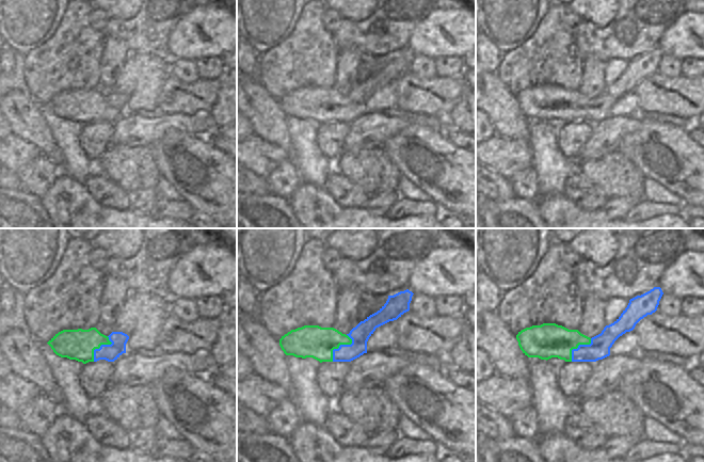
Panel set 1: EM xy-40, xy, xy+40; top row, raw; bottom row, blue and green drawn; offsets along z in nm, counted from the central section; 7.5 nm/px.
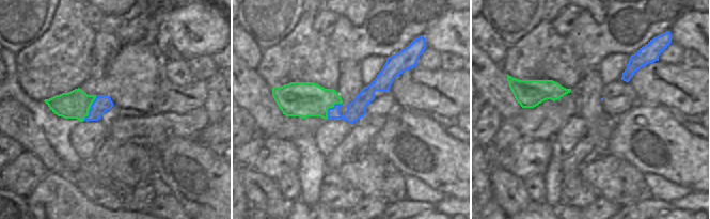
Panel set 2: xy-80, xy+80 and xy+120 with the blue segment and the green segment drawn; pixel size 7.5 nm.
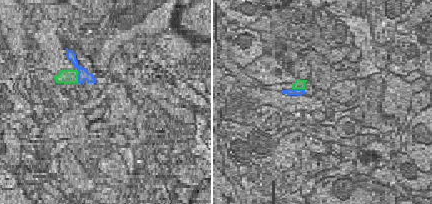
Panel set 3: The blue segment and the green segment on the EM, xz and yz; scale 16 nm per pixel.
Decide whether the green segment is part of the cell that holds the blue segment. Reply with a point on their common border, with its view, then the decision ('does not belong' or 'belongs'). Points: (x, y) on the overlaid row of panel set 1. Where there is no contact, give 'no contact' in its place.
xy (340, 345) | does not belong

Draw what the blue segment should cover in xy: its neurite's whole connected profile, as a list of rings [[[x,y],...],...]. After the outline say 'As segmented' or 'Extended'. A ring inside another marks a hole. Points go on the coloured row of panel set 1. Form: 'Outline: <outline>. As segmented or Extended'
Outline: [[[406,289],[388,296],[386,303],[377,313],[361,321],[347,334],[352,339],[351,345],[340,345],[333,350],[333,362],[351,362],[367,353],[367,341],[375,329],[409,312],[413,294]]]. As segmented

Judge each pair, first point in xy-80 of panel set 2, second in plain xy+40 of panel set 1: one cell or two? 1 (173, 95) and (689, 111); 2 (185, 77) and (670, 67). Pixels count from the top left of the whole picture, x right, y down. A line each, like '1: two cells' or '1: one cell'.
1: one cell
2: one cell

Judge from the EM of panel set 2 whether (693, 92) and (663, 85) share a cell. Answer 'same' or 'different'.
same

